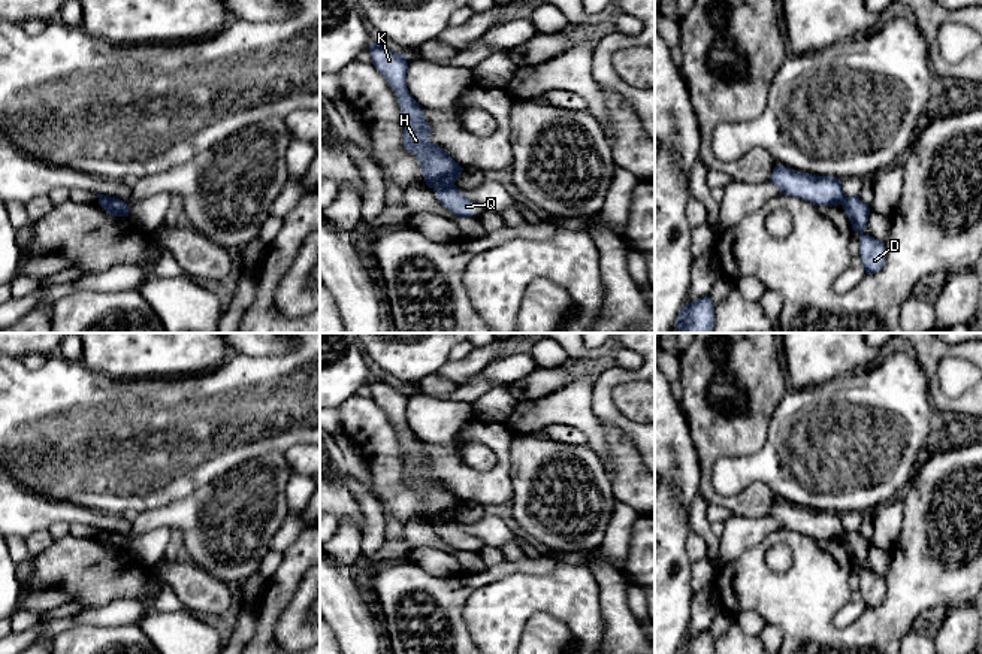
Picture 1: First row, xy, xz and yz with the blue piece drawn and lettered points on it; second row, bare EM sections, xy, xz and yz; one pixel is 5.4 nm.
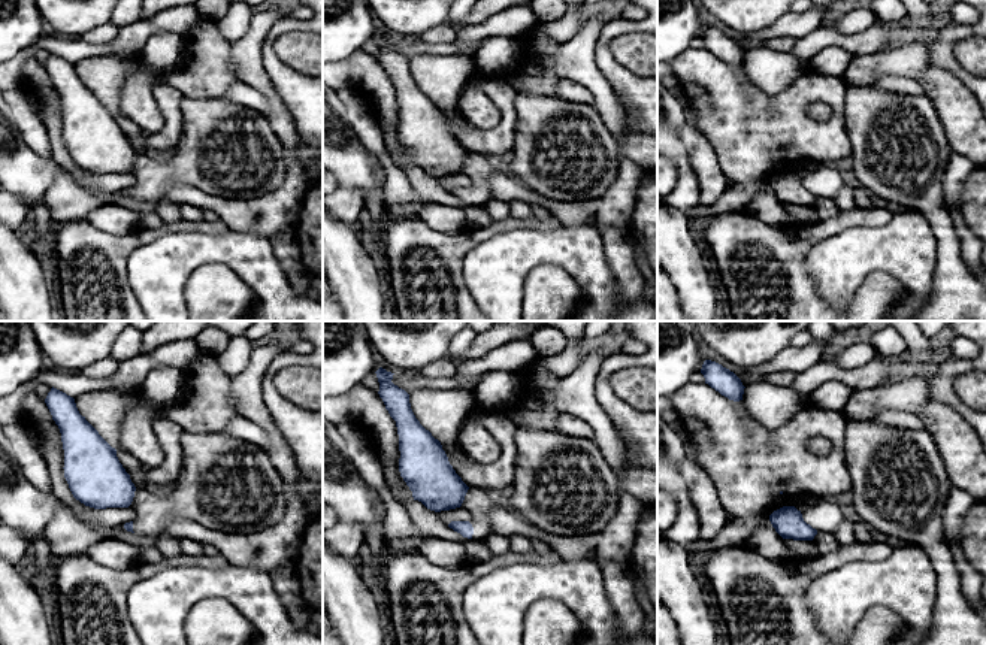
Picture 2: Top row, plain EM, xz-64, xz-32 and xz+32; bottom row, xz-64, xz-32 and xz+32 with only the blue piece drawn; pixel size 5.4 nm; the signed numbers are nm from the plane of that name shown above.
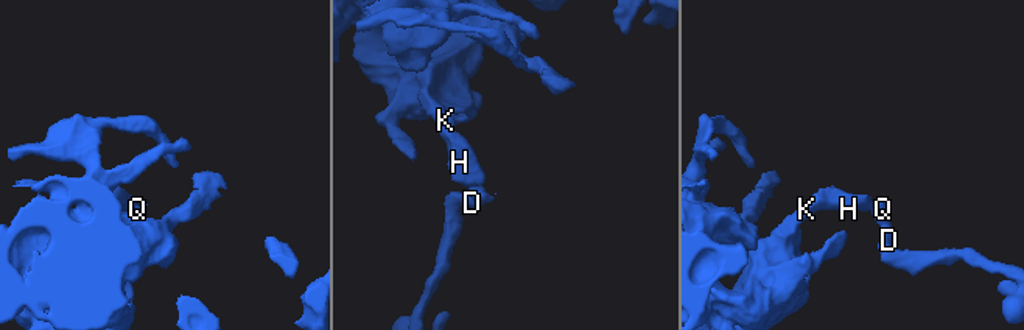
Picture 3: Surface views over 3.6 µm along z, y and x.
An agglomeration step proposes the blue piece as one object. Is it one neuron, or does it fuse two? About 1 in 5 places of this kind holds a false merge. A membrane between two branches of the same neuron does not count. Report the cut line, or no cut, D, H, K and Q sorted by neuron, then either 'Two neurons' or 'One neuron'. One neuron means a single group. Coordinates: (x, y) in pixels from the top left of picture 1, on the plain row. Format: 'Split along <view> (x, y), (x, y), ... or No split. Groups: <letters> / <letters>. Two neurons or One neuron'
Split along xz (453, 517), (434, 524). Groups: D Q / H K. Two neurons

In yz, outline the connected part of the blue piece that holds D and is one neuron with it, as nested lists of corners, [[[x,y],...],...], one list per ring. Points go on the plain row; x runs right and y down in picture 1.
[[[853,530],[846,532],[842,541],[852,558],[852,564],[861,569],[859,591],[865,608],[871,609],[879,606],[885,599],[885,581],[883,576],[864,569],[870,549],[868,539],[862,538],[858,530]]]

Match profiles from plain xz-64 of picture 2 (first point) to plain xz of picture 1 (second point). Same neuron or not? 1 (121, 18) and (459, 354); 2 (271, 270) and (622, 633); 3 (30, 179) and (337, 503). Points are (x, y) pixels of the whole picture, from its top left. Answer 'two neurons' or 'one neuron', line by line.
1: one neuron
2: two neurons
3: one neuron

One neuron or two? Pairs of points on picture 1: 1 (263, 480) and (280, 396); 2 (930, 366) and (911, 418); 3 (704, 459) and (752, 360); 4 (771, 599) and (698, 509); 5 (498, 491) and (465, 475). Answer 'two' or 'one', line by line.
1: two
2: two
3: one
4: two
5: one

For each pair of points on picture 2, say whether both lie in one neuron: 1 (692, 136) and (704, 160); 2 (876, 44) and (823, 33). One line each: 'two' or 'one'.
1: one
2: one

